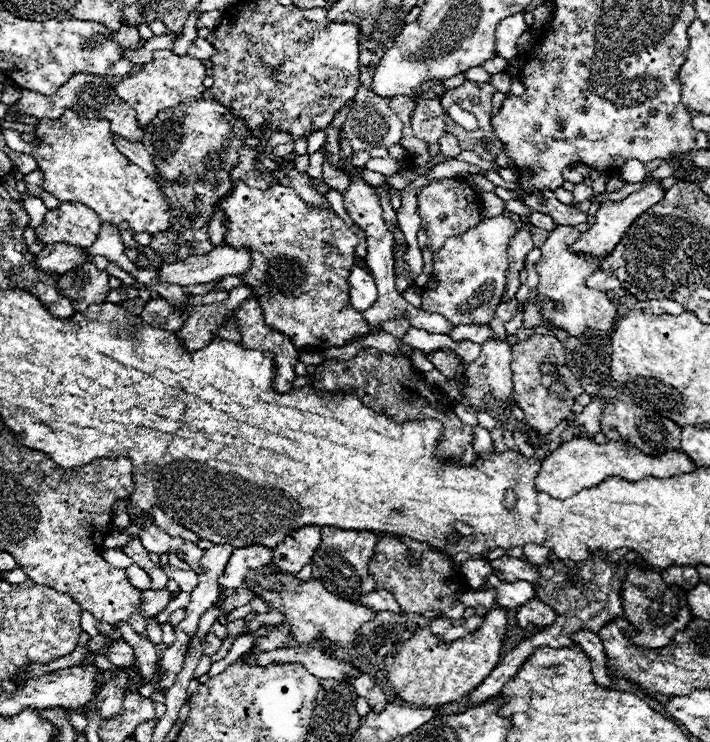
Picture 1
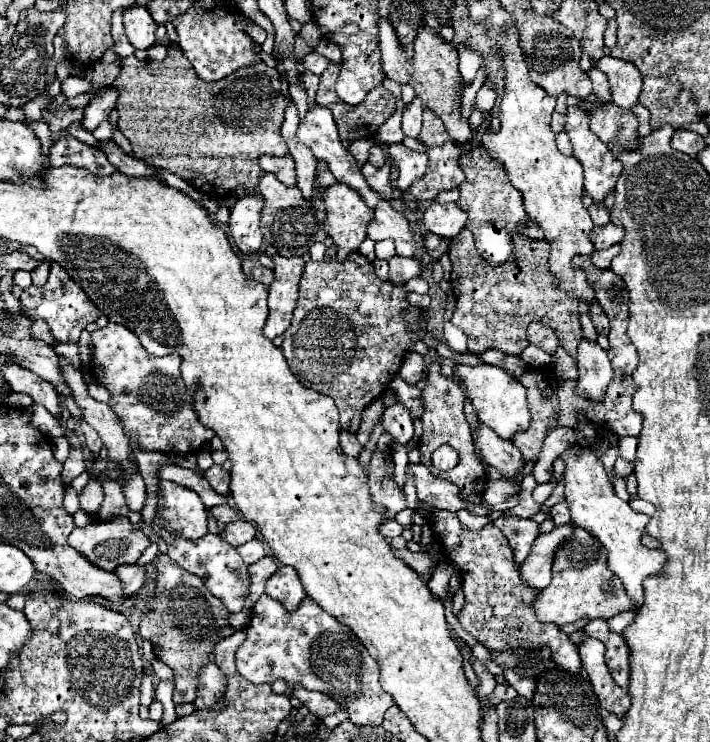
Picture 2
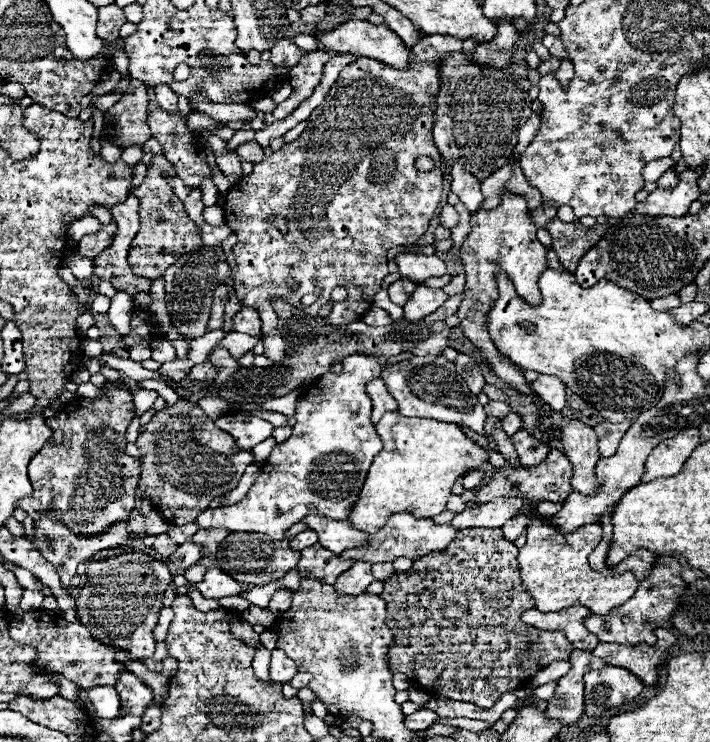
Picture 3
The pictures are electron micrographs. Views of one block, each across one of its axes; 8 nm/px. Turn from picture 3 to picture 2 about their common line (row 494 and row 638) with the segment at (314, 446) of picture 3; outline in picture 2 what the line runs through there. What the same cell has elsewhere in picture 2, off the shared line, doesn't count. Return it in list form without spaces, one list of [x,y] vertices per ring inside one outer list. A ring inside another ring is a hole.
[[[264,594],[252,608],[246,640],[236,650],[236,666],[238,672],[254,684],[284,680],[288,692],[292,692],[294,686],[320,690],[336,698],[338,704],[346,704],[346,712],[356,726],[382,724],[384,712],[394,704],[380,688],[378,662],[374,662],[364,644],[348,626],[340,624],[310,598],[306,598],[298,610],[288,612],[278,600]]]

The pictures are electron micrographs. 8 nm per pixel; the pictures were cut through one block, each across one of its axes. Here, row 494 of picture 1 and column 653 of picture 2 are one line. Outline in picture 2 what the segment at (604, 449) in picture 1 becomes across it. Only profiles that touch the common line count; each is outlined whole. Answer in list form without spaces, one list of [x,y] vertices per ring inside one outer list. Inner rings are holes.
[[[570,446],[560,454],[560,458],[564,460],[564,502],[570,508],[572,522],[586,528],[600,540],[600,544],[610,554],[608,568],[622,580],[628,596],[638,606],[642,606],[644,602],[642,580],[650,574],[660,572],[666,562],[664,552],[650,550],[640,544],[640,538],[646,532],[646,524],[650,518],[646,514],[634,512],[630,504],[624,502],[622,498],[616,498],[616,492],[608,480],[608,474],[594,450]]]

